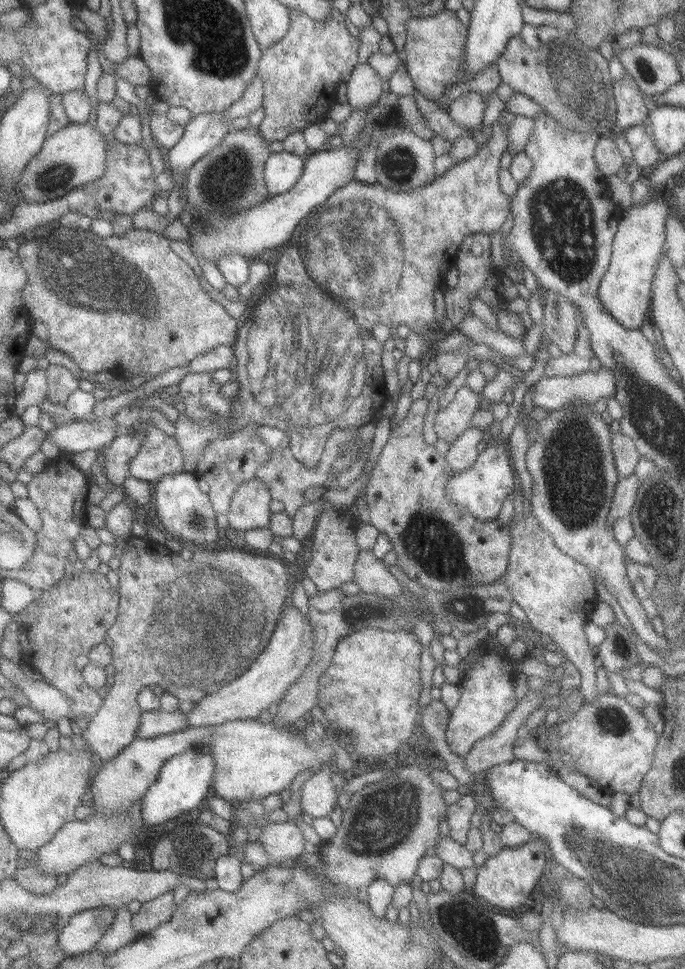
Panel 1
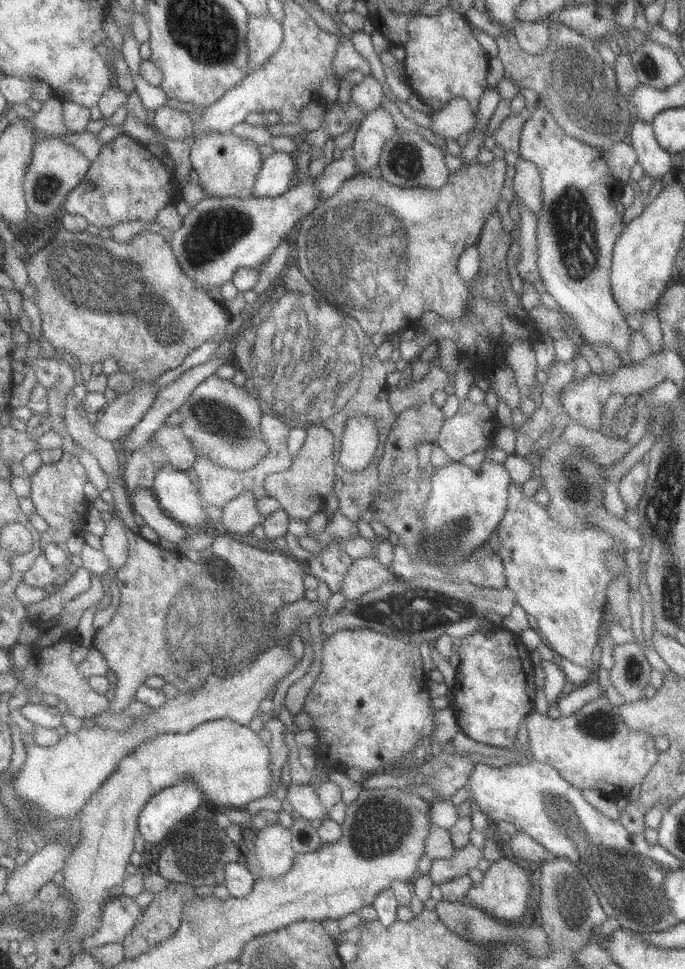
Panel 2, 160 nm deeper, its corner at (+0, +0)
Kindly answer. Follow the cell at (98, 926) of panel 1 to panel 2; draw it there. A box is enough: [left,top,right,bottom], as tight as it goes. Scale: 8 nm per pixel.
[84,895,144,950]

